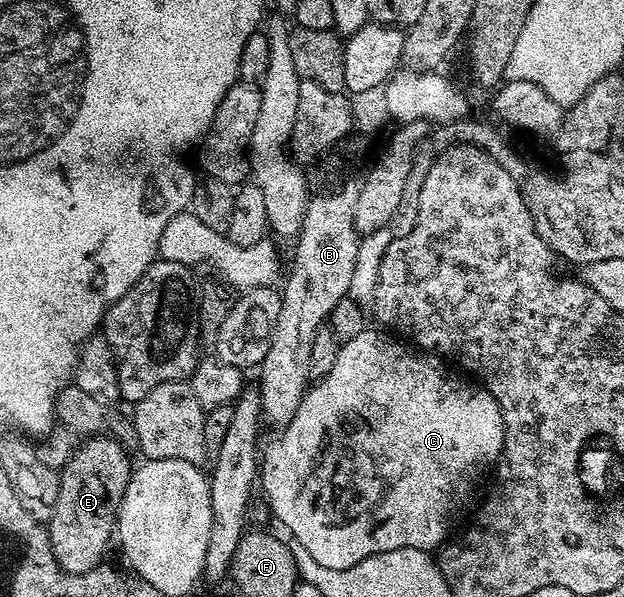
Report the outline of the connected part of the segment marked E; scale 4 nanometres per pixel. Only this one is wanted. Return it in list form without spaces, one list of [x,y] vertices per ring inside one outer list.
[[[112,436],[91,437],[78,446],[73,457],[60,472],[60,494],[57,495],[56,506],[51,512],[48,531],[54,560],[65,572],[80,574],[97,568],[103,561],[102,554],[105,552],[110,538],[113,539],[120,503],[132,471],[132,464],[130,464],[125,450],[119,444],[121,443]]]

